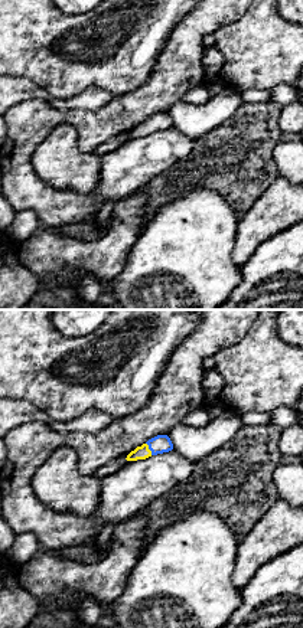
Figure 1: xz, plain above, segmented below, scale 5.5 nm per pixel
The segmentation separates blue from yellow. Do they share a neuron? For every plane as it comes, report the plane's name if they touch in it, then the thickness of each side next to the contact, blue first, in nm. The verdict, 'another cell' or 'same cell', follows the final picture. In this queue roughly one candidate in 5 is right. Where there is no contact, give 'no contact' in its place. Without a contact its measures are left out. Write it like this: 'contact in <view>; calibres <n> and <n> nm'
contact in xz; calibres 100 and 80 nm

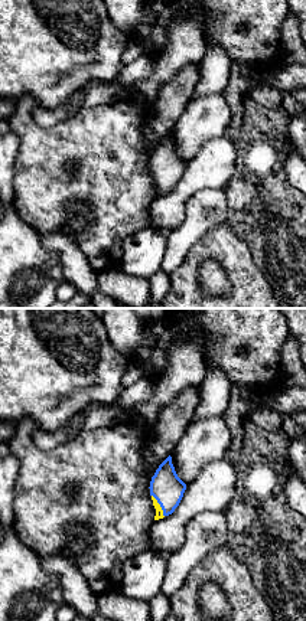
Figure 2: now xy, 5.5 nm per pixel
contact in xy; calibres 180 and 50 nm

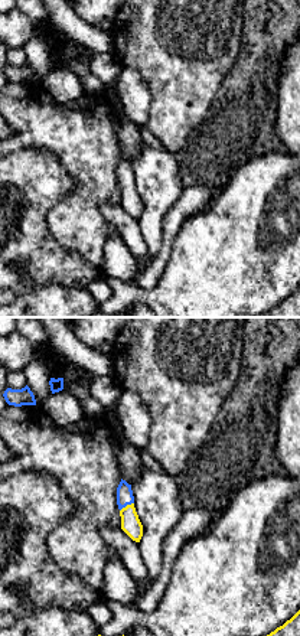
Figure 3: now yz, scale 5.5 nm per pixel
contact in yz; calibres 100 and 110 nm

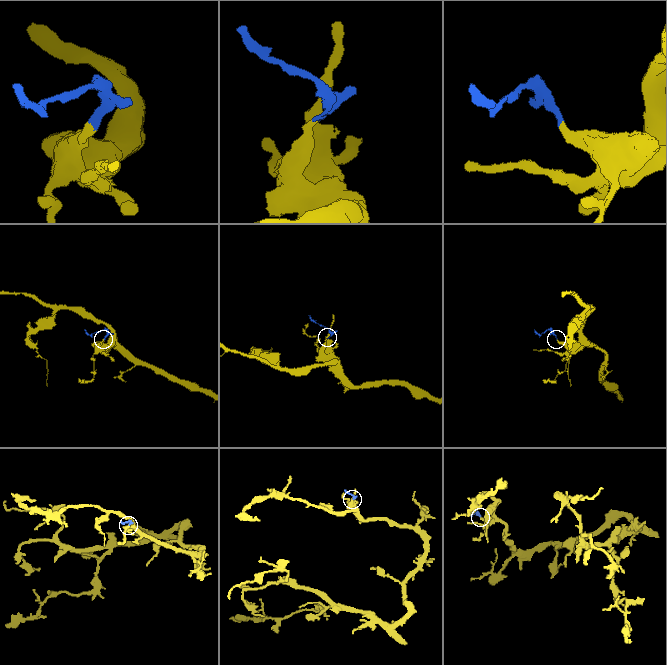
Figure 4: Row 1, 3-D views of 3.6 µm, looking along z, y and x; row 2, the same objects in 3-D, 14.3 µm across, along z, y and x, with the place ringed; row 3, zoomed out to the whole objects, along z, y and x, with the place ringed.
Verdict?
same cell

